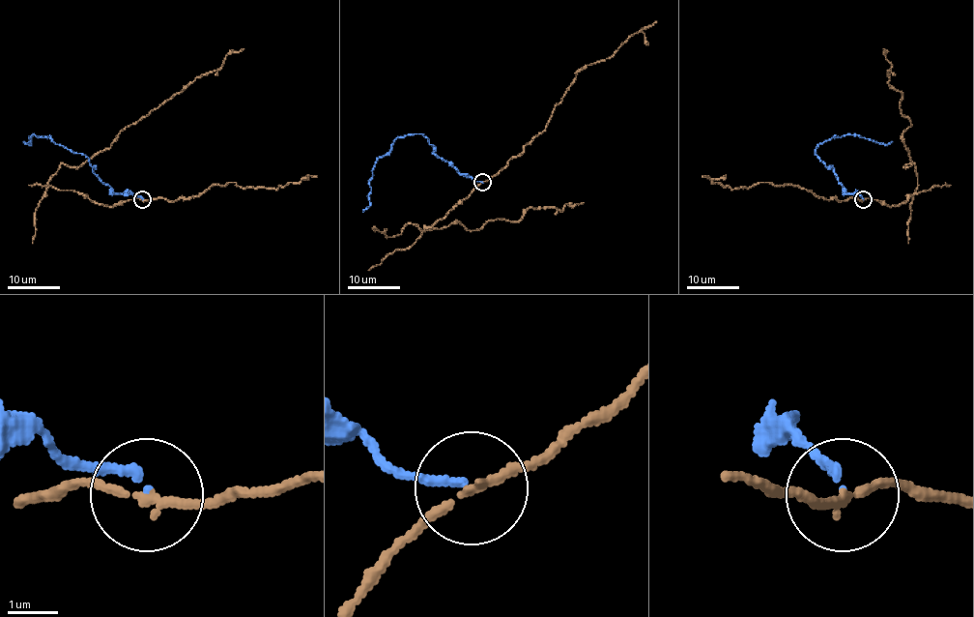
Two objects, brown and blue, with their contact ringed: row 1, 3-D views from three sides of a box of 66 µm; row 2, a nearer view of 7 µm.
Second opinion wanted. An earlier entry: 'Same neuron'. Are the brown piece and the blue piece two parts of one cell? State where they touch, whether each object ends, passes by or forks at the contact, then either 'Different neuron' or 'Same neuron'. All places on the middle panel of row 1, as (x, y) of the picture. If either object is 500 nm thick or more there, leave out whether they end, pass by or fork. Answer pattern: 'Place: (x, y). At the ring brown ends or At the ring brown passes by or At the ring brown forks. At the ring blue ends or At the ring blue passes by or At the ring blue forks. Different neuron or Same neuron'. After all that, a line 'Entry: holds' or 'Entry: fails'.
Place: (482, 182). At the ring brown passes by. At the ring blue ends. Different neuron
Entry: fails

